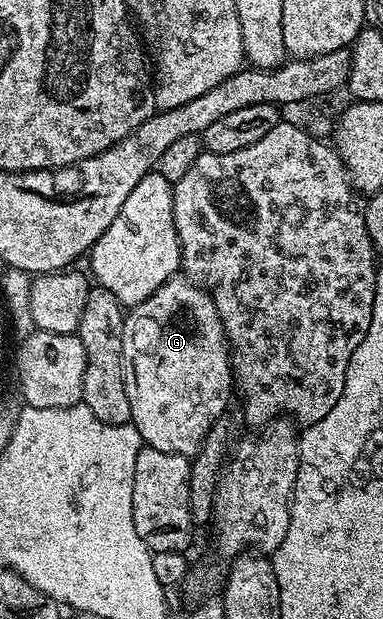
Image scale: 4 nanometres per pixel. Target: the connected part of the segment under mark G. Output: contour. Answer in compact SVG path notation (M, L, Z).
M177 274L158 286L158 290L154 290L146 302L125 315L122 354L126 398L130 398L132 415L130 423L138 430L141 441L147 447L166 454L182 454L189 458L195 456L210 426L225 415L228 399L234 396L230 349L211 292L183 274Z

